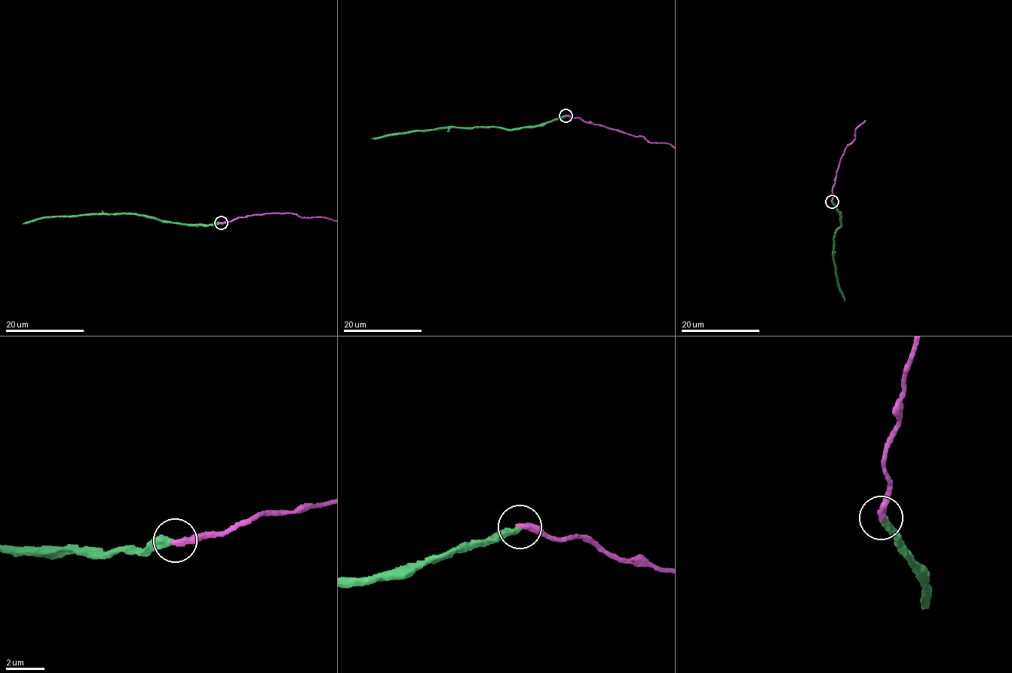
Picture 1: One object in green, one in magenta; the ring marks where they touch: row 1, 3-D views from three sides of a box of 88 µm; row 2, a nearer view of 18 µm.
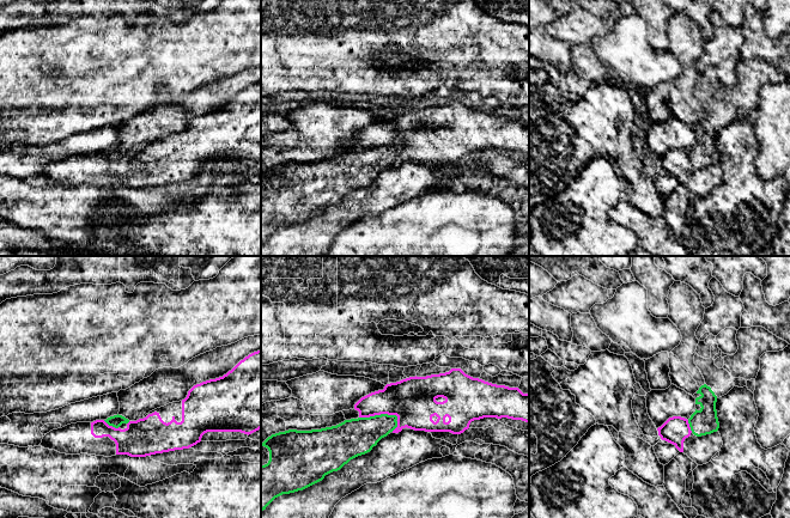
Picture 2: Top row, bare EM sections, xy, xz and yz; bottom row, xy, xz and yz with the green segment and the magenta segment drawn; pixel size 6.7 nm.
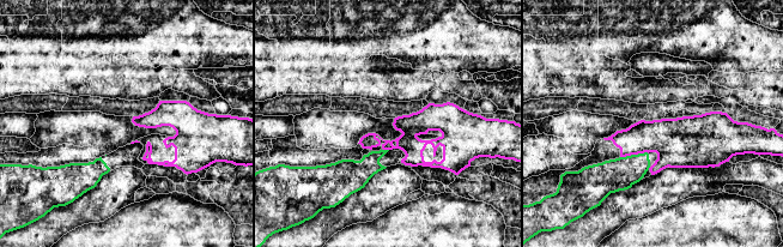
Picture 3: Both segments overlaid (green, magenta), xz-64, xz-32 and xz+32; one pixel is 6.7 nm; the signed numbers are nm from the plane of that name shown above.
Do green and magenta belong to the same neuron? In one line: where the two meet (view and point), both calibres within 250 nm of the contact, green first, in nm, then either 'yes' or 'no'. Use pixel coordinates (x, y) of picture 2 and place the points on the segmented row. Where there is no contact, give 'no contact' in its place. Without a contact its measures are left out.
xz (378, 415) | 260/300 nm | no

